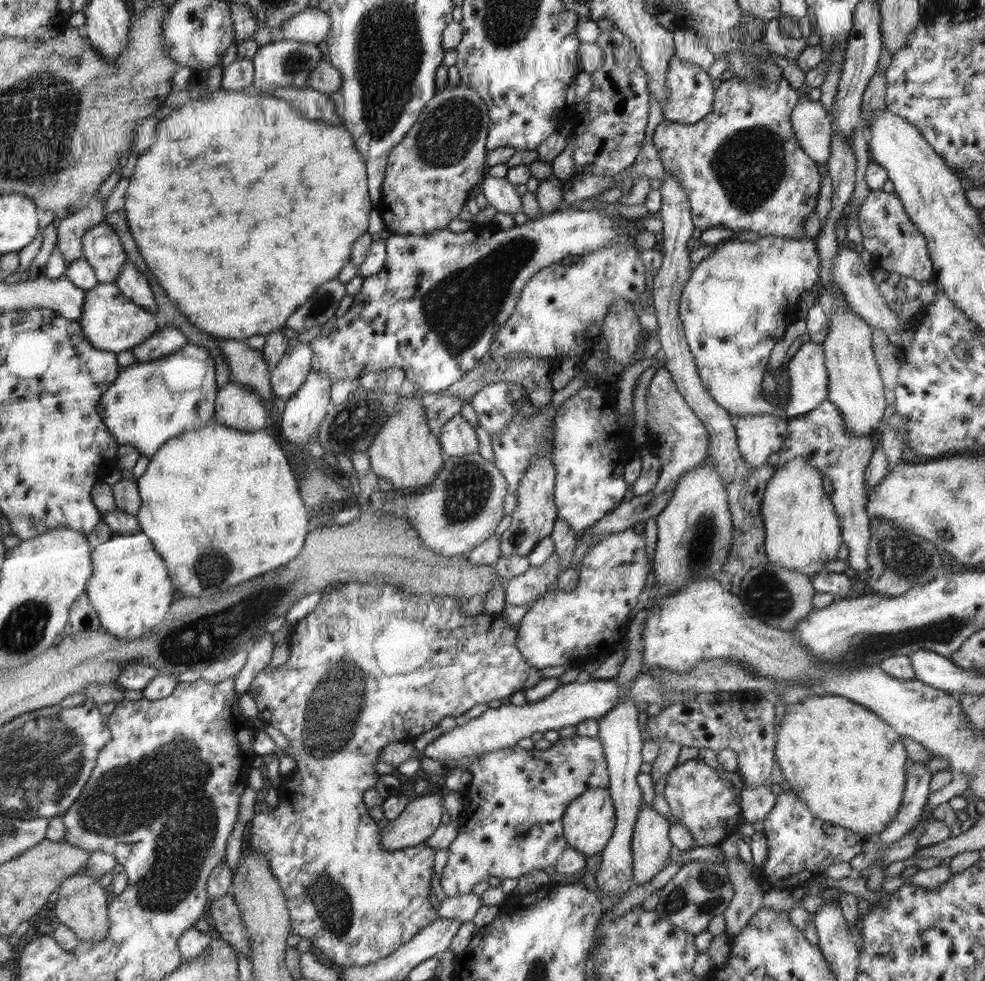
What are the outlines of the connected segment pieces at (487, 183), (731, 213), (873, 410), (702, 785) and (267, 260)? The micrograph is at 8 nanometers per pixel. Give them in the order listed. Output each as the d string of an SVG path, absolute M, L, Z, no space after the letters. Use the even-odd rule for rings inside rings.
M488 175L481 180L481 192L488 200L488 205L493 206L497 212L514 216L522 211L521 197L517 185L512 184L506 177Z
M732 77L717 82L713 109L702 120L685 125L664 119L656 127L654 146L665 170L676 175L684 187L696 227L726 227L734 233L752 230L762 237L805 237L803 224L815 212L822 178L817 162L802 151L791 125L792 109L802 95L802 90L790 87L784 77L754 85Z
M824 292L821 297L829 316L829 333L822 342L828 373L827 401L840 411L849 432L872 434L881 424L888 404L872 349L873 328L851 309L843 294Z
M697 757L684 764L677 764L666 778L663 796L668 801L670 812L676 816L692 833L694 847L717 845L732 833L735 833L739 812L740 799L736 800L735 793L714 768L707 766Z
M221 88L205 97L192 98L180 108L173 108L168 118L159 122L158 140L136 161L136 172L127 188L123 209L126 210L127 224L136 238L140 254L156 276L158 284L176 302L178 310L186 314L194 326L216 336L216 339L244 341L244 338L247 340L256 334L266 337L271 332L283 329L288 317L316 292L318 286L338 278L340 270L350 260L350 250L354 250L352 244L367 234L368 214L374 208L367 183L367 163L355 145L352 134L342 125L302 116L291 101L274 98L270 94Z

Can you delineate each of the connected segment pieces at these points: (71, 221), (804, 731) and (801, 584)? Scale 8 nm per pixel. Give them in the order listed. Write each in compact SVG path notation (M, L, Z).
M97 194L86 208L61 219L56 246L63 254L66 266L83 256L82 237L86 231L105 220L104 203L104 198Z
M826 693L808 695L785 708L775 737L775 758L788 787L818 818L855 832L864 840L882 832L897 813L910 762L902 737L875 712L843 696Z
M768 562L751 568L735 591L746 614L774 628L792 631L796 627L796 622L802 621L812 611L816 590L807 574Z

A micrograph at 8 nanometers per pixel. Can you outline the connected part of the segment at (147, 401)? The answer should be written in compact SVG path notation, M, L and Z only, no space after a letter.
M189 342L178 352L159 358L152 362L136 362L120 372L120 380L116 379L102 394L99 400L99 413L102 422L111 431L120 445L131 444L139 454L152 458L159 448L170 439L175 439L183 432L204 428L214 416L214 402L200 402L200 392L216 394L214 384L214 358L208 354L206 347Z

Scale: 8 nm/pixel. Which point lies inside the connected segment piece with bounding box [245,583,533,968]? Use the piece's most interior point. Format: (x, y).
(373, 664)

